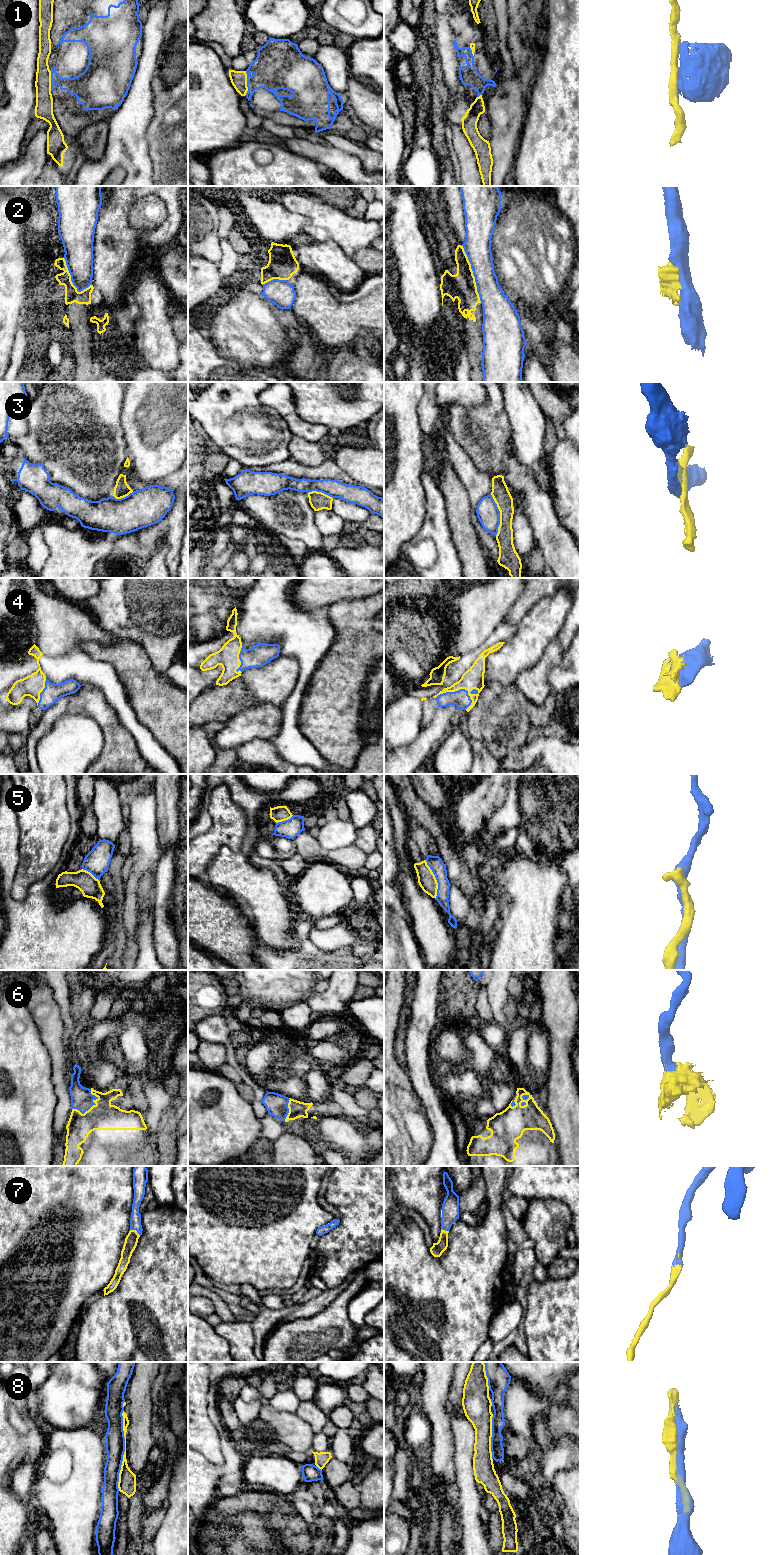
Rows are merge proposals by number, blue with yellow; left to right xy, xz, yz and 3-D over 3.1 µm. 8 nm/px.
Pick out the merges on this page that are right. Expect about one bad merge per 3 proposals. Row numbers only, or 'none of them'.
4, 6, 7

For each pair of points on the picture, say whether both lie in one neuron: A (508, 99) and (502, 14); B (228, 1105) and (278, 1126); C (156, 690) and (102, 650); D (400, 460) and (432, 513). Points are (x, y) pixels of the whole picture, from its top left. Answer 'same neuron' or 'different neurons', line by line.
A: same neuron
B: different neurons
C: same neuron
D: different neurons

